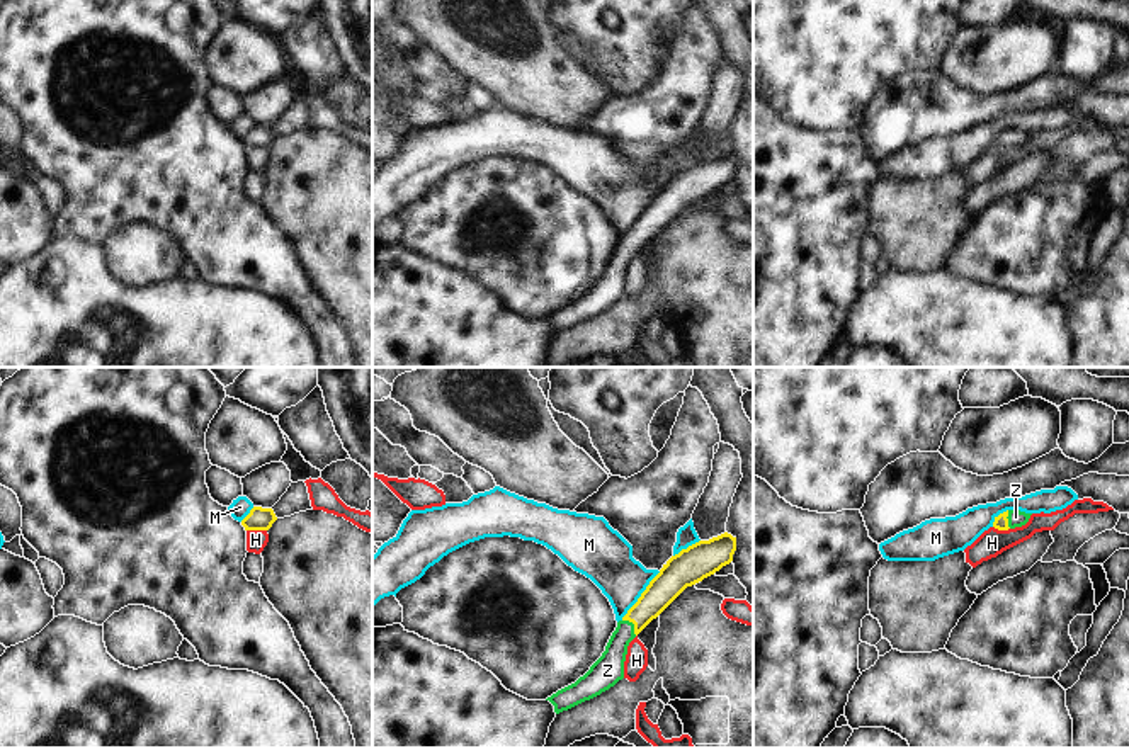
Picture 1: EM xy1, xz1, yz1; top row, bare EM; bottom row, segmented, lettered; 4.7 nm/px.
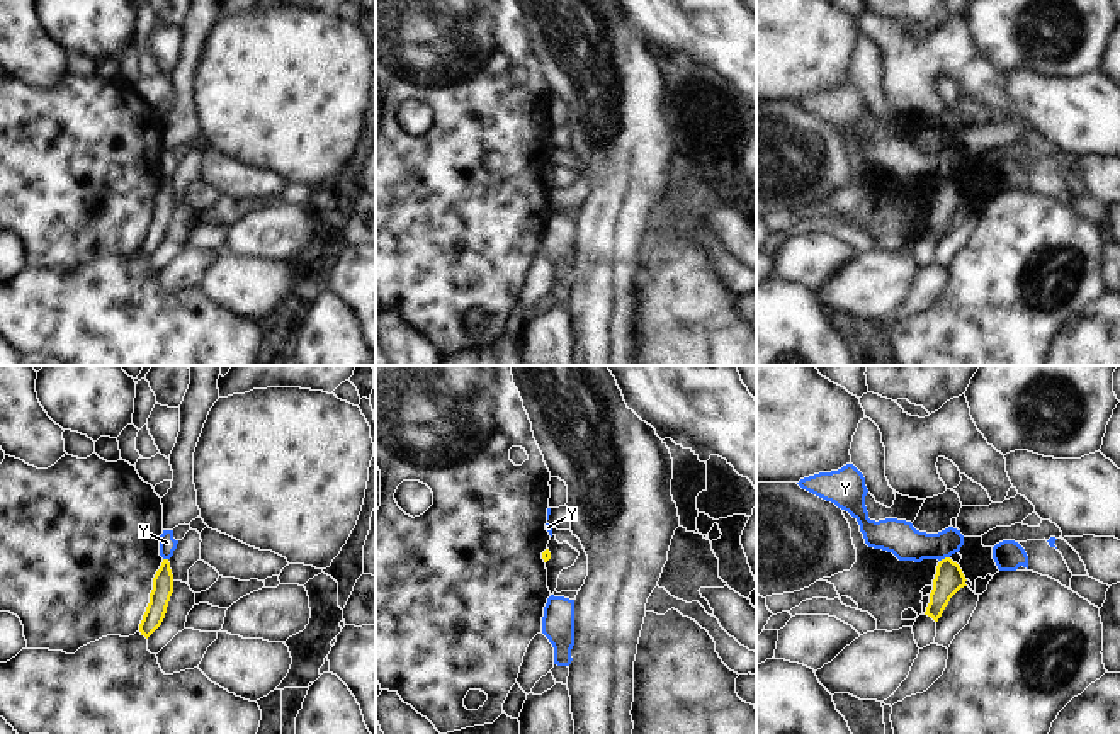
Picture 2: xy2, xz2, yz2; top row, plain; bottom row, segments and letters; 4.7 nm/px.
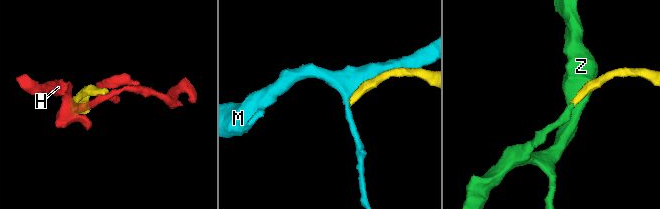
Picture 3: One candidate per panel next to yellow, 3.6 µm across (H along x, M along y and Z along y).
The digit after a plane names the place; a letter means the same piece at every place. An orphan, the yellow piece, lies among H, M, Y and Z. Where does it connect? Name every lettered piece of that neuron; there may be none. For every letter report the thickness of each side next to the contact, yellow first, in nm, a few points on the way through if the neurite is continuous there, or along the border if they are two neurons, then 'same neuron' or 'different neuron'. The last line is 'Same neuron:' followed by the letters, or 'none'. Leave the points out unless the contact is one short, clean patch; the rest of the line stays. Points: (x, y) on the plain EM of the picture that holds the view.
H: calibres 110 and 100 nm; border xy1 (247, 148), (266, 150); different neuron
M: calibres 160 and 240 nm; different neuron
Y: calibres 140 and 160 nm; border yz2 (949, 175), (940, 180); different neuron
Z: calibres 150 and 140 nm; way xz1 (669, 203), (633, 242), (619, 259), (609, 288); same neuron
Same neuron: Z

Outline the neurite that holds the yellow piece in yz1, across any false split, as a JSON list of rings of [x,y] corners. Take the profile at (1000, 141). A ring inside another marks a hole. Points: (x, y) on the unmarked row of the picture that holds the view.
[[[1007,129],[995,136],[993,146],[998,150],[1008,150],[1015,146],[1022,146],[1029,141],[1032,133],[1025,133],[1020,129]]]

